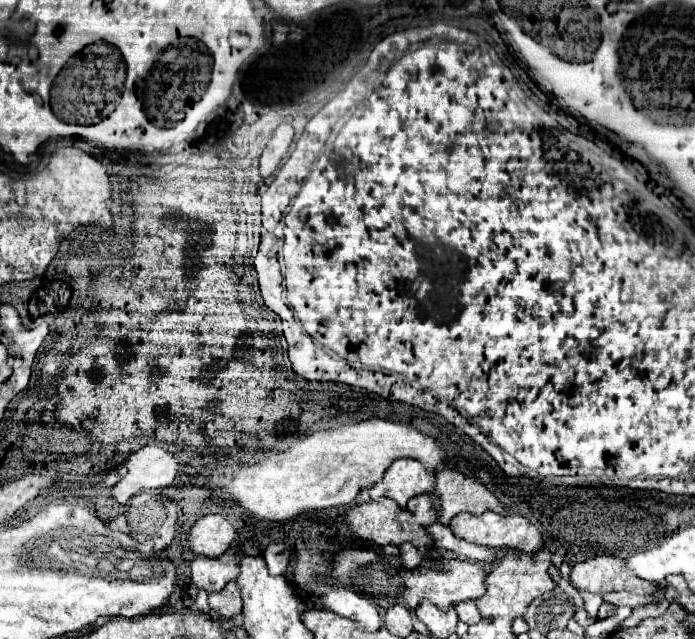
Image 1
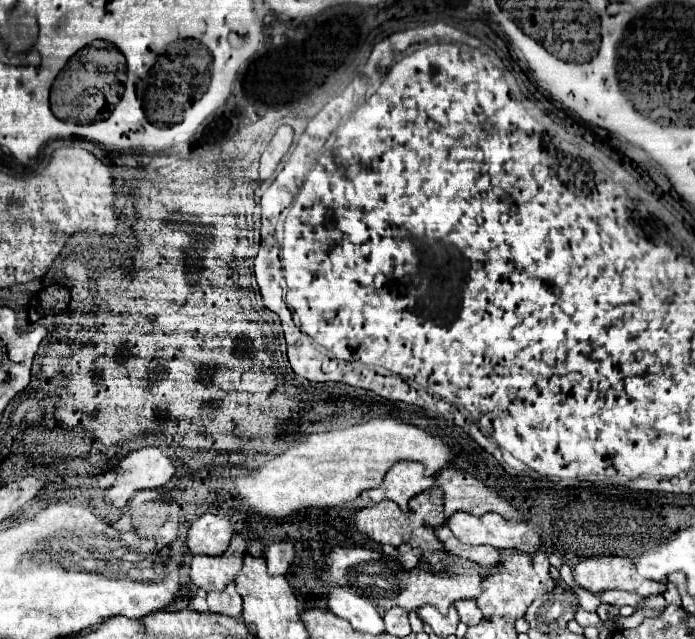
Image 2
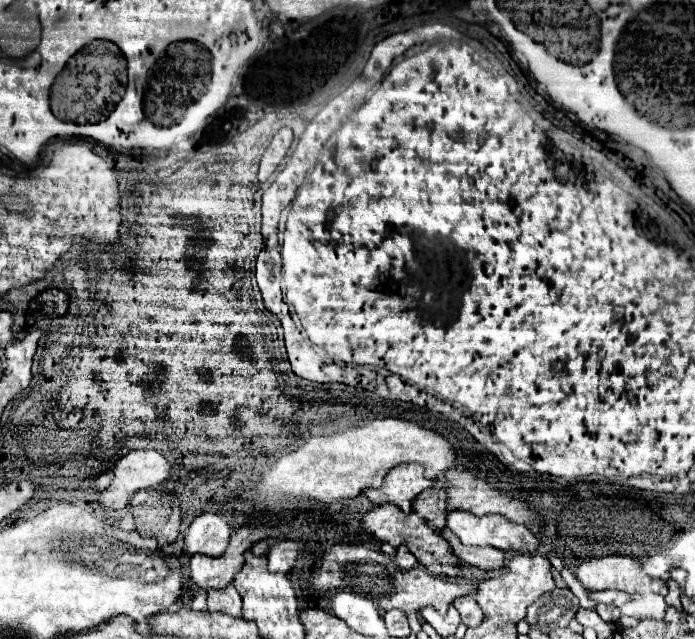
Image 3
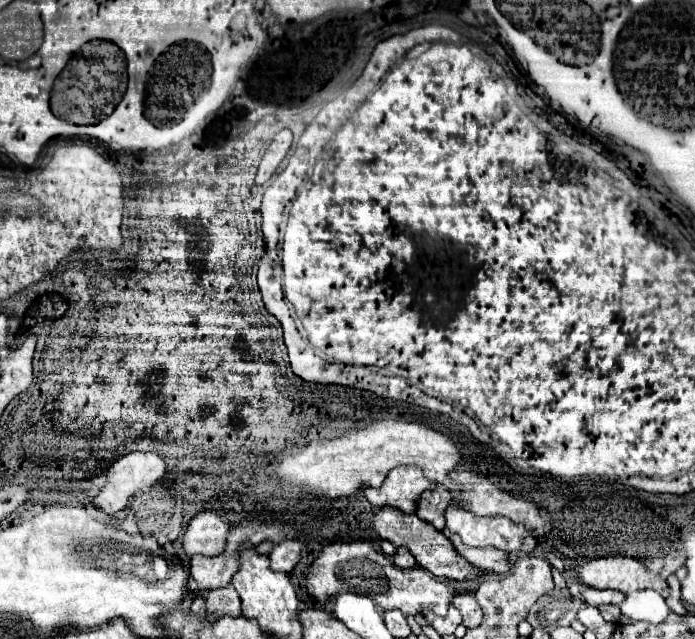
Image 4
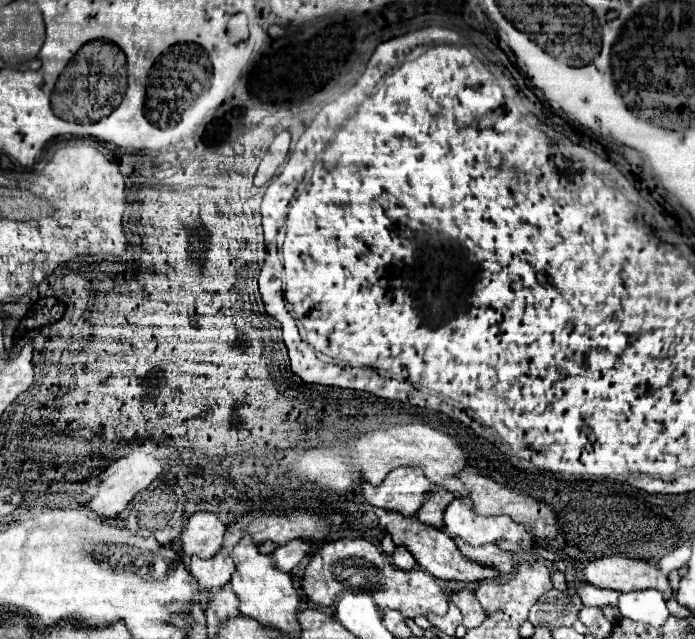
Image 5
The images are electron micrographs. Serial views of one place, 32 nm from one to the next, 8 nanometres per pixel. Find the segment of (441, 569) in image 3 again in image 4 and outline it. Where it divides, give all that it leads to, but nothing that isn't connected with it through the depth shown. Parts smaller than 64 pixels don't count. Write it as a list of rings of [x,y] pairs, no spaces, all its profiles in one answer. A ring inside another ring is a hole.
[[[380,508],[378,512],[372,514],[370,524],[382,540],[390,540],[396,548],[398,546],[408,546],[412,556],[416,556],[416,562],[438,578],[468,580],[468,578],[474,578],[478,574],[478,568],[468,564],[464,558],[460,558],[458,552],[452,548],[452,544],[446,540],[446,536],[442,532],[432,528],[432,524],[422,522],[416,514],[404,514],[396,508]],[[388,516],[390,516],[390,522],[388,522]]]

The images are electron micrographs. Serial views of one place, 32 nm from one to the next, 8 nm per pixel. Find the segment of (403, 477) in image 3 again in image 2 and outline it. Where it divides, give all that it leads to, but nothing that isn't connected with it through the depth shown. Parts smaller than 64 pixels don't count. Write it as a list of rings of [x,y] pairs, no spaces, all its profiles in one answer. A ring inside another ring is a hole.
[[[400,460],[386,472],[382,484],[378,488],[368,490],[368,494],[370,494],[372,502],[380,502],[384,498],[394,500],[406,512],[408,500],[424,490],[430,490],[434,486],[434,482],[436,482],[436,478],[426,476],[424,466],[420,462]]]

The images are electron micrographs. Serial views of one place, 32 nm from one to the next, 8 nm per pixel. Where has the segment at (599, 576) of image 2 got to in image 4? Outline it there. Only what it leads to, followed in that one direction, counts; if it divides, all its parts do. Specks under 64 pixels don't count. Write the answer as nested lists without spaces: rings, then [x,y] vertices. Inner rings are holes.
[[[606,556],[606,558],[594,558],[586,562],[578,578],[584,586],[604,590],[620,590],[624,594],[636,592],[636,590],[658,590],[662,596],[668,596],[668,584],[664,578],[648,572],[644,568],[642,560],[634,560],[628,556]]]

